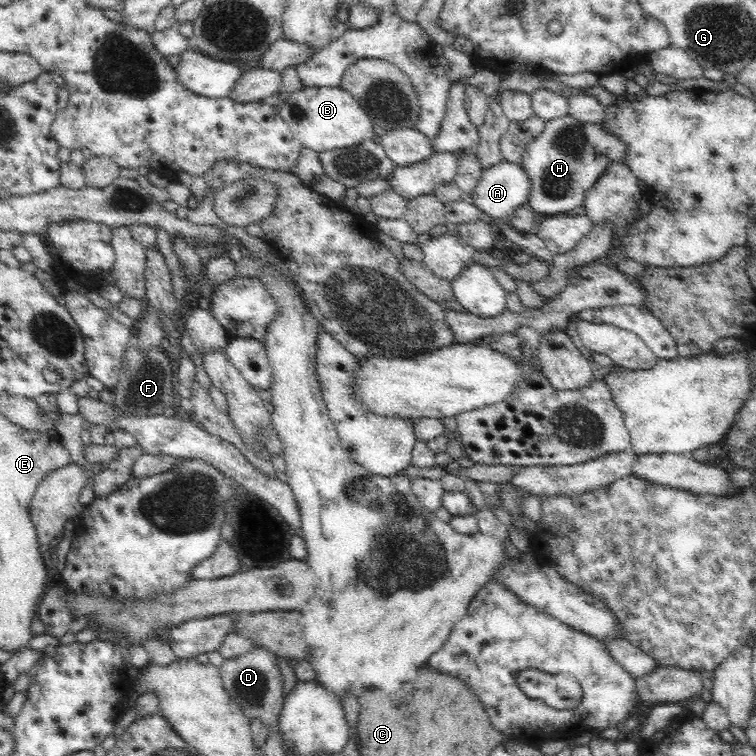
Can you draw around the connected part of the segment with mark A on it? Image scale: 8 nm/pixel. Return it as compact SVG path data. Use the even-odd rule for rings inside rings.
M503 160L491 167L483 168L480 180L476 183L472 192L465 195L465 198L484 213L492 215L494 218L503 218L508 217L518 206L527 204L529 188L530 181L522 165Z

